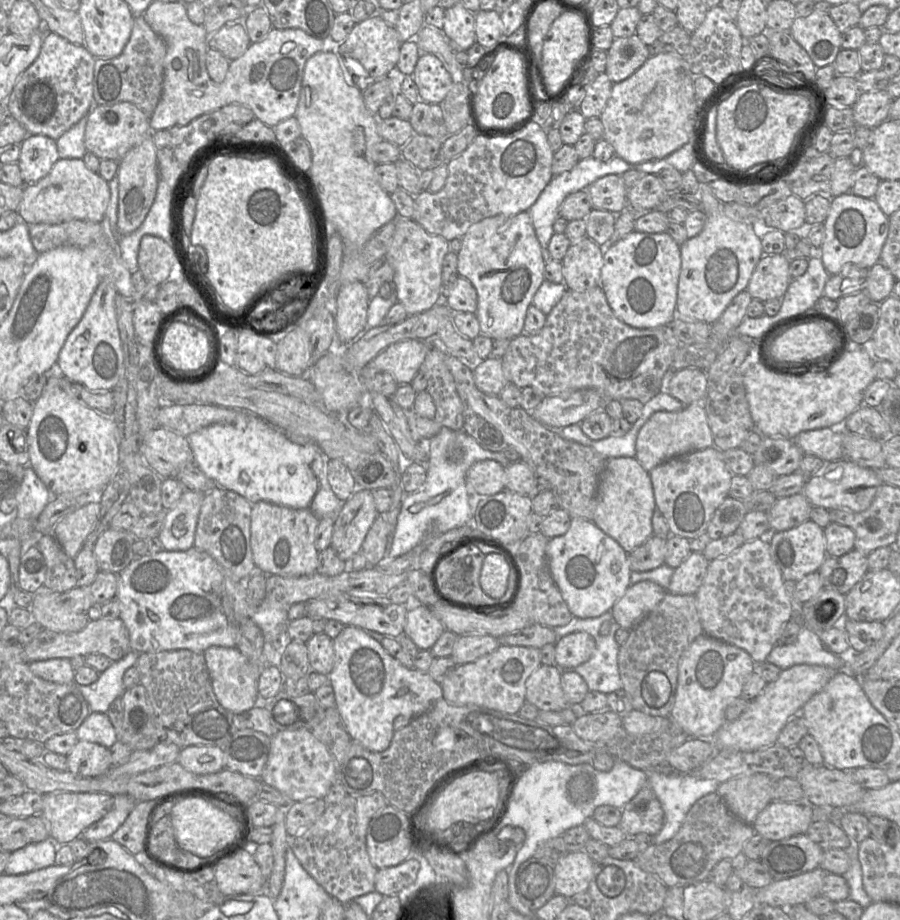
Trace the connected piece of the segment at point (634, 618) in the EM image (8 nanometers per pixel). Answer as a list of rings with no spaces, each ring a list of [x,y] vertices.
[[[650,580],[630,584],[611,612],[620,627],[632,630],[665,597],[667,589]]]

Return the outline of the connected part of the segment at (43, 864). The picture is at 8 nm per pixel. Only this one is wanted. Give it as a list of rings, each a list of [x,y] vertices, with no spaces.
[[[49,838],[15,850],[10,855],[4,873],[19,875],[55,865],[57,847]]]

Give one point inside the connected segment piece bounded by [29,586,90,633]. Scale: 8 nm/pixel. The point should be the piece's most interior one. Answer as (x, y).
(47, 608)

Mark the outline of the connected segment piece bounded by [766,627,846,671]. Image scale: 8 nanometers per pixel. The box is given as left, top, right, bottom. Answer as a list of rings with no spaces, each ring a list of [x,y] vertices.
[[[804,627],[795,642],[786,645],[776,644],[766,661],[782,670],[798,664],[812,664],[830,667],[836,671],[845,665],[845,656],[830,651],[812,630]]]

